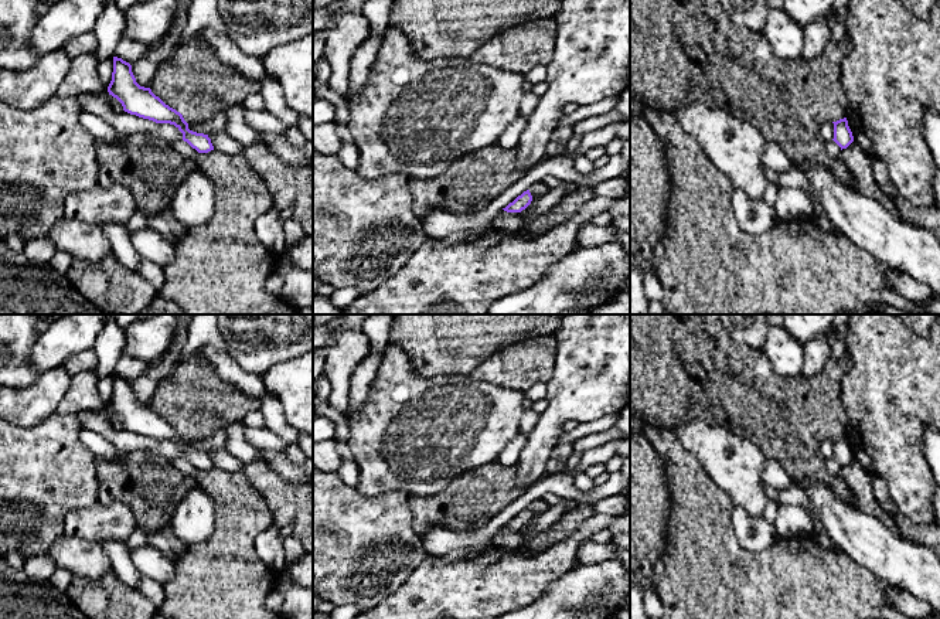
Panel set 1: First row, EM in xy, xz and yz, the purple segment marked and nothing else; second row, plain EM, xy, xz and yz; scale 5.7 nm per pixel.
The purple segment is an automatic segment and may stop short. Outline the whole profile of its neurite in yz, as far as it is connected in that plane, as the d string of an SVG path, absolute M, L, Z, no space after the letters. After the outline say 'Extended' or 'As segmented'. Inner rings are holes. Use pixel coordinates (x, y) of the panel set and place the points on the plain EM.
M847 435L832 439L832 441L834 441L832 458L841 465L841 467L847 466L854 459L854 453L848 443Z. As segmented

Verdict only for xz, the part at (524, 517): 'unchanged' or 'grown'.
unchanged

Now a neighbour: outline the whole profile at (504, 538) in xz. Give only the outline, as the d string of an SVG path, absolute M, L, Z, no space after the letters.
M525 527L521 530L498 528L493 537L493 545L500 548L521 548L524 541Z

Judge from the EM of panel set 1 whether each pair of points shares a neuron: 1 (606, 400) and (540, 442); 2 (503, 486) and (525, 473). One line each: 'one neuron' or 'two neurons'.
1: one neuron
2: two neurons

